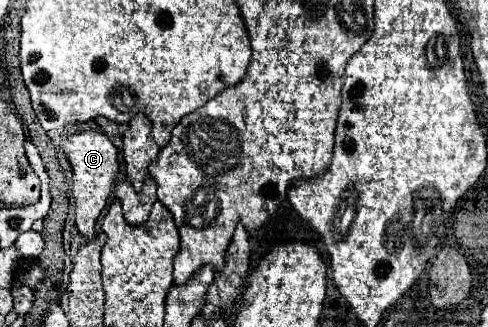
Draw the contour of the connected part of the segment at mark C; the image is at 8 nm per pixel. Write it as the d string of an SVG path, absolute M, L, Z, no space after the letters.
M95 130L71 134L63 140L63 150L73 166L73 198L75 198L75 226L87 238L95 234L95 222L103 208L107 206L109 194L115 184L115 176L119 172L119 150L113 142Z

